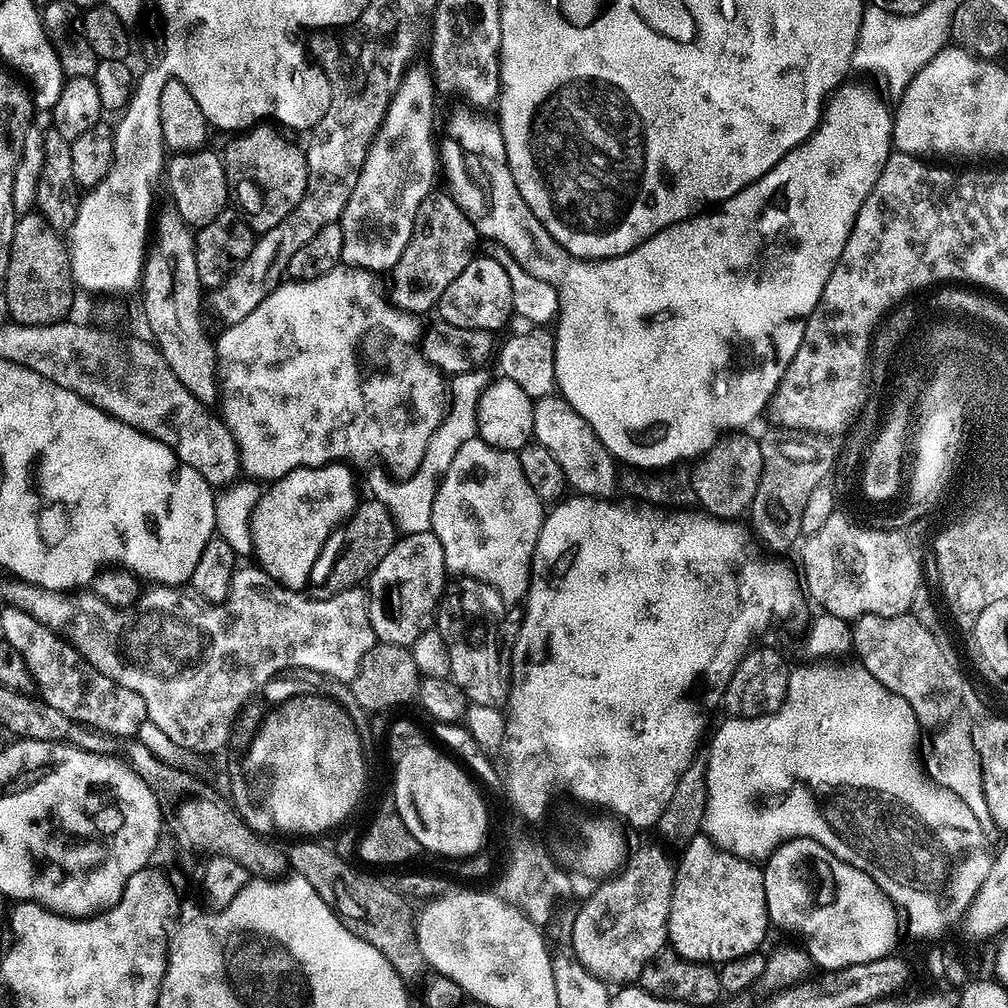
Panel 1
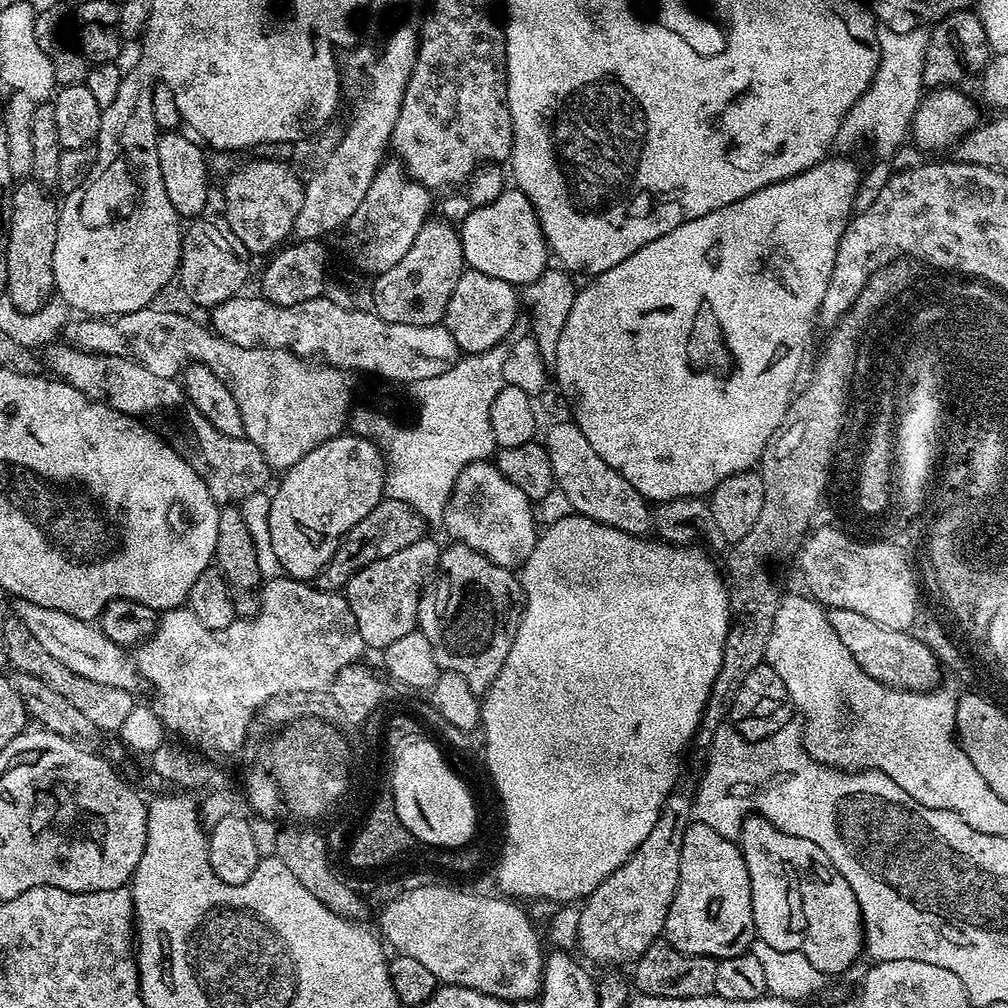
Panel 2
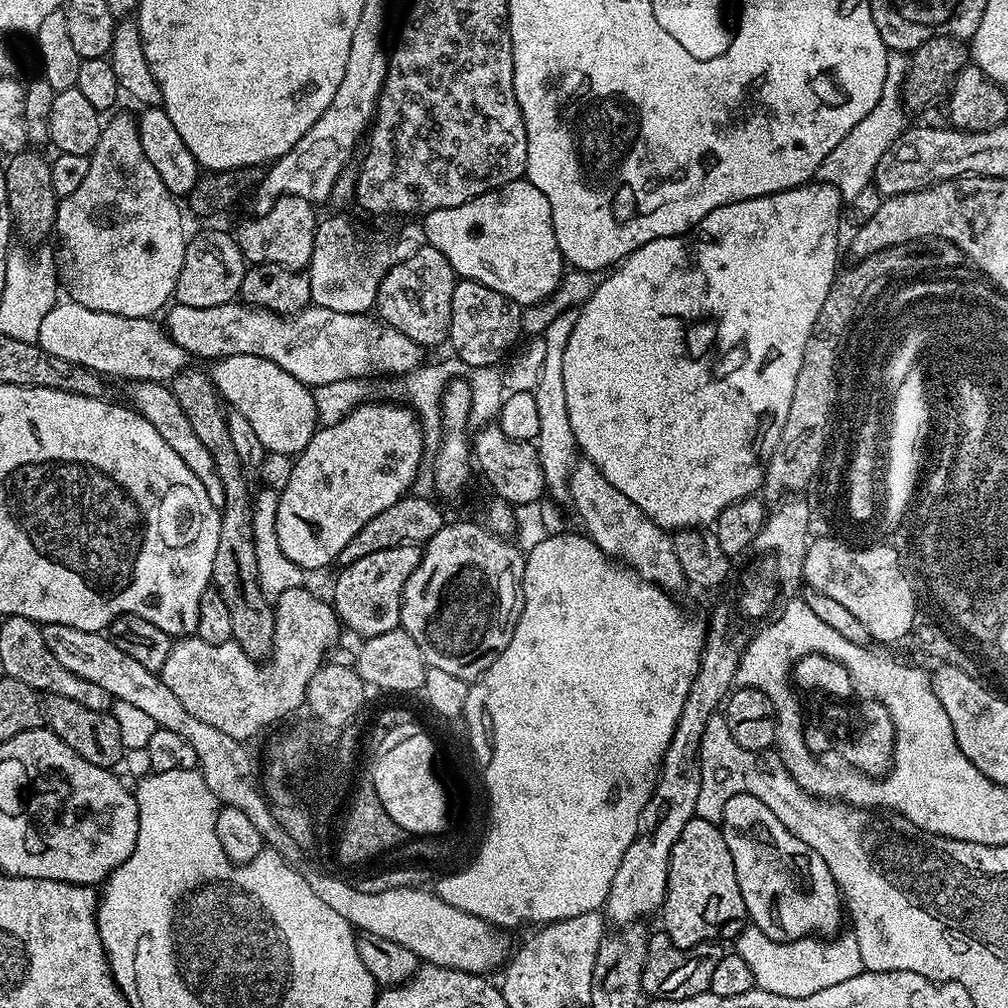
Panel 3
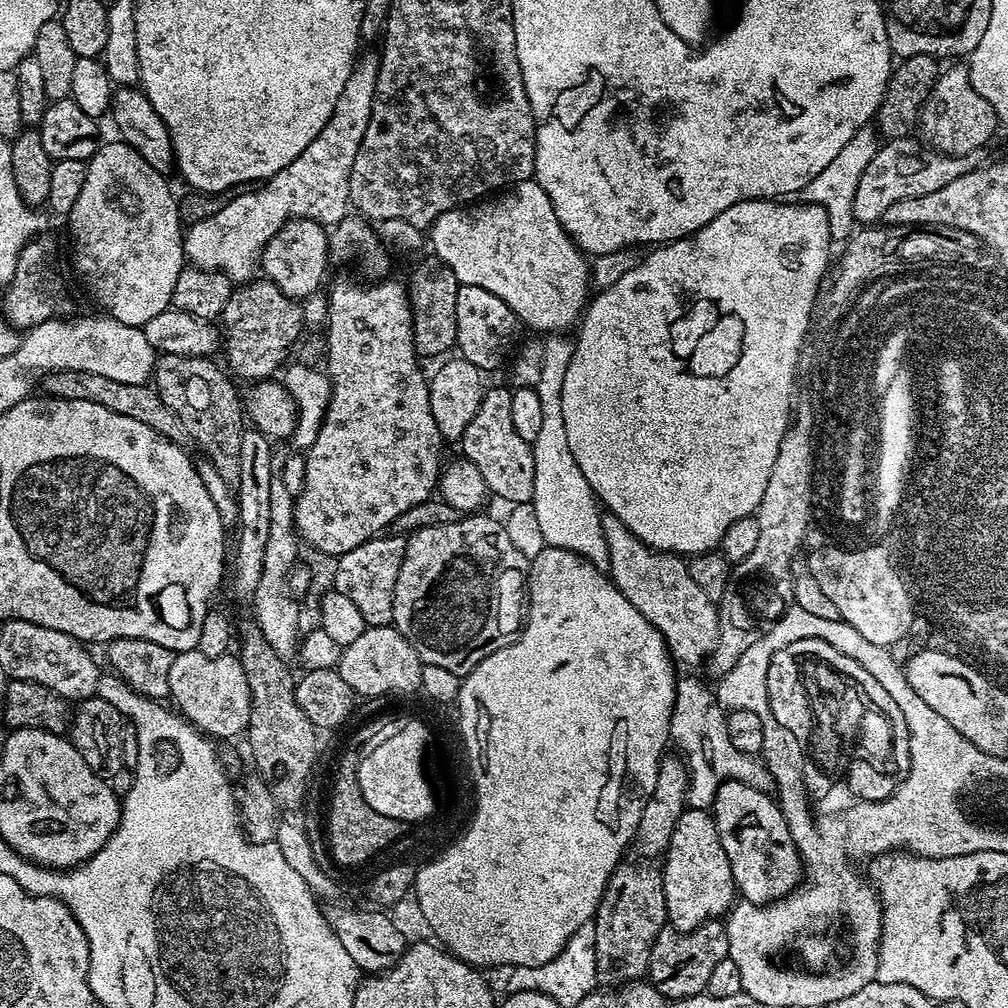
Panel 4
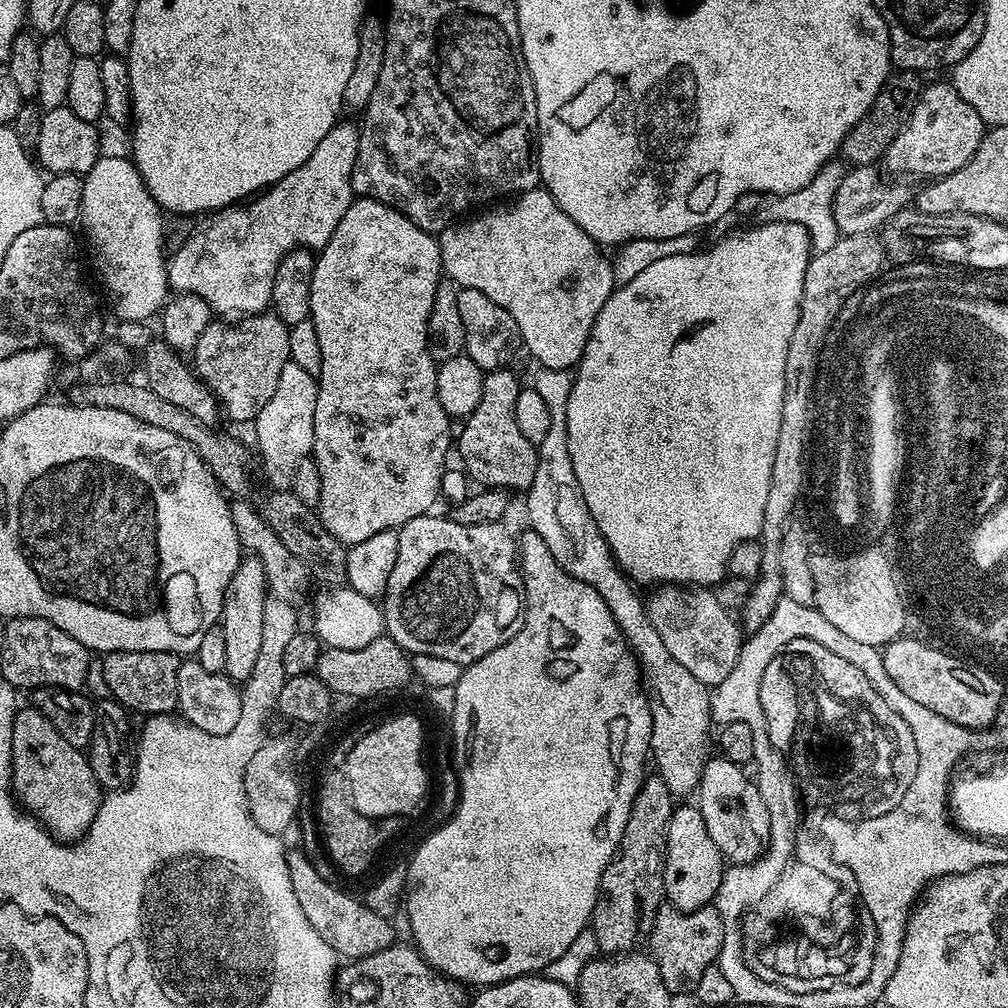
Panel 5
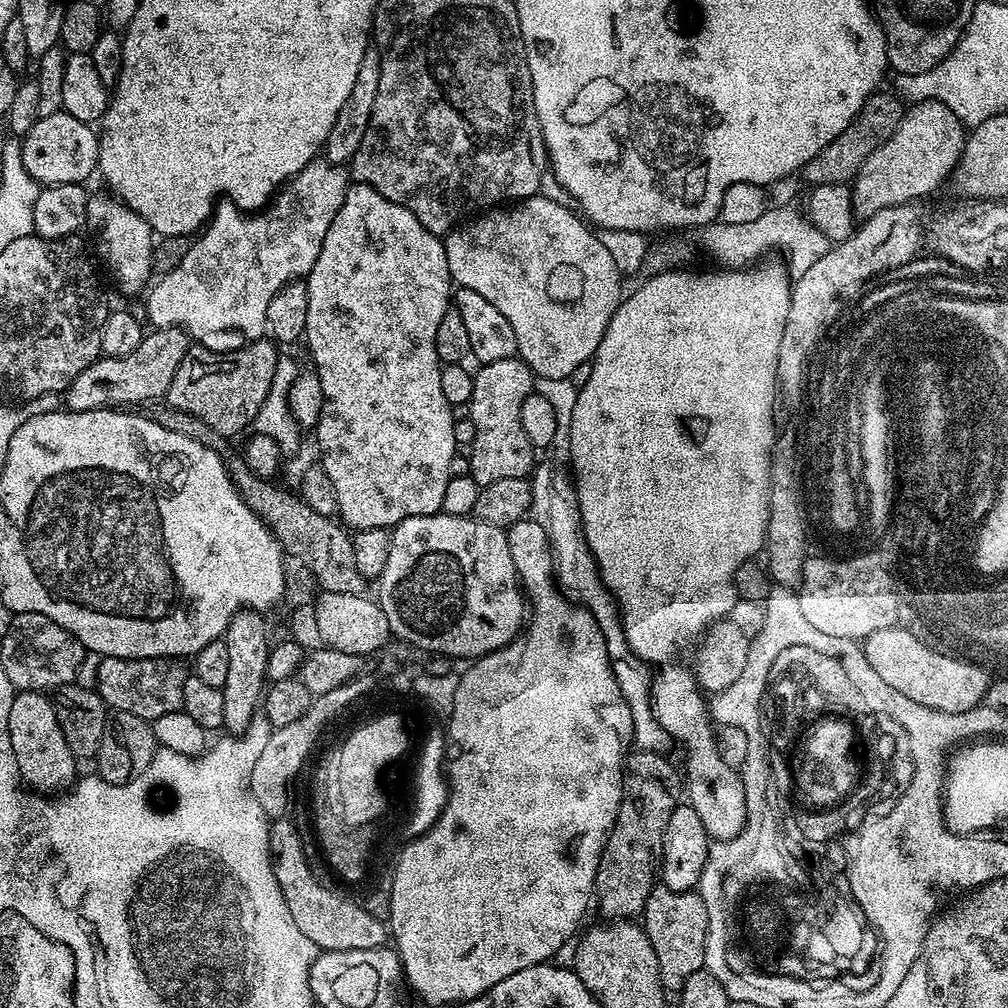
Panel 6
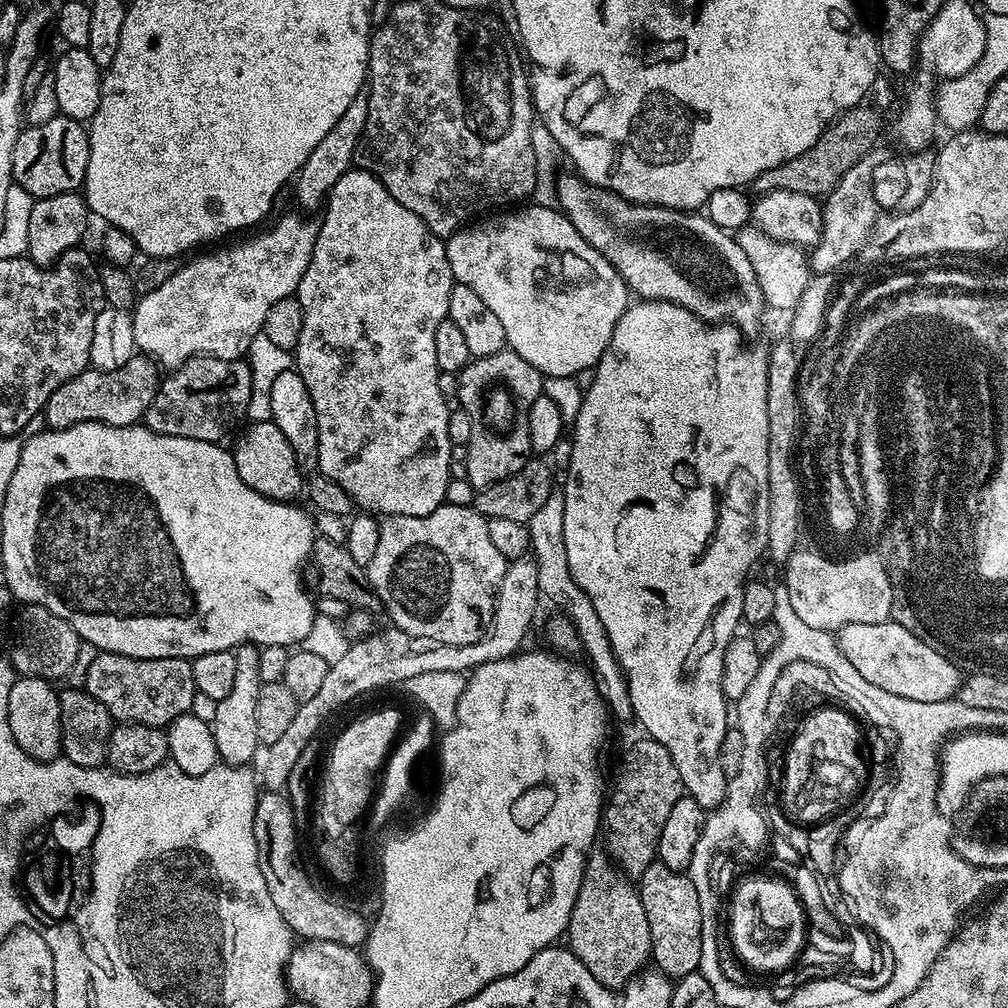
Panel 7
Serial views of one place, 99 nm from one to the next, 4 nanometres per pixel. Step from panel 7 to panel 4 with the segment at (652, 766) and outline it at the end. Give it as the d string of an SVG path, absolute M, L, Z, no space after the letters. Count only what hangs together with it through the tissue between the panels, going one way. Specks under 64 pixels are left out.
M655 863L617 864L604 888L604 896L596 907L592 920L597 954L596 983L600 986L619 986L641 979L648 971L650 950L654 938L668 924L664 877Z

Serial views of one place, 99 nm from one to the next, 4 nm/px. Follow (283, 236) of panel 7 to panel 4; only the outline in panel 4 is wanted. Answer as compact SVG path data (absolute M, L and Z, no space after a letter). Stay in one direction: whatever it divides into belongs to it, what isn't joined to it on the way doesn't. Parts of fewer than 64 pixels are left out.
M375 51L366 52L357 59L350 78L346 78L338 106L334 106L330 122L322 126L322 134L318 134L318 138L314 138L314 142L310 142L286 170L278 170L278 174L259 186L236 194L241 196L225 199L218 214L202 218L202 222L185 231L184 255L189 265L222 272L233 282L248 282L257 275L266 242L282 230L287 220L310 218L319 224L333 226L349 215L350 170L354 170L358 146L362 146L366 126L370 126L374 86L380 73L379 55Z

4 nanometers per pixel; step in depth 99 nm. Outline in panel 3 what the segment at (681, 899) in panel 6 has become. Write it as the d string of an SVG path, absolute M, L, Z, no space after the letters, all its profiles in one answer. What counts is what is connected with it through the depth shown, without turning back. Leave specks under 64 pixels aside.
M656 930L648 937L646 962L642 970L644 996L658 1000L694 998L708 991L710 977L718 962L722 962L725 949L719 943L695 944L693 948L679 948L663 930Z

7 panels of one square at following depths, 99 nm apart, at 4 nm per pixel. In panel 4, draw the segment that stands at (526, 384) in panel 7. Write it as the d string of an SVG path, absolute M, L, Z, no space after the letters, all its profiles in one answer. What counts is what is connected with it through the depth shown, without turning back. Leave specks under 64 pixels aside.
M508 386L504 388L485 387L484 396L481 398L481 404L475 411L474 418L471 419L465 433L459 438L458 448L461 448L463 459L469 460L478 468L482 479L486 482L489 493L493 497L496 496L500 500L505 500L508 504L524 504L531 505L532 495L534 494L534 454L532 453L532 445L526 442L526 438L518 435L517 428L514 427L512 421L510 398L513 389Z

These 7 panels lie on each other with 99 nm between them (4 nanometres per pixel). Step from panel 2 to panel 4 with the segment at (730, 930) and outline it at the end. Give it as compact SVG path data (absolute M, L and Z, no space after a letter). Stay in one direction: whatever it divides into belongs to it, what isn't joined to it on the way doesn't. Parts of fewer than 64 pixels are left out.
M685 807L674 826L674 834L670 834L668 850L662 857L662 875L664 877L668 924L680 932L694 930L707 920L721 919L733 907L738 896L734 874L730 866L730 858L726 858L726 850L722 850L718 826L709 809Z

